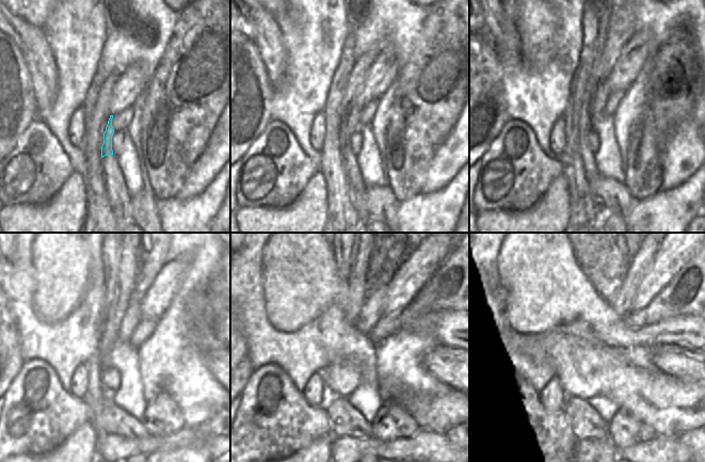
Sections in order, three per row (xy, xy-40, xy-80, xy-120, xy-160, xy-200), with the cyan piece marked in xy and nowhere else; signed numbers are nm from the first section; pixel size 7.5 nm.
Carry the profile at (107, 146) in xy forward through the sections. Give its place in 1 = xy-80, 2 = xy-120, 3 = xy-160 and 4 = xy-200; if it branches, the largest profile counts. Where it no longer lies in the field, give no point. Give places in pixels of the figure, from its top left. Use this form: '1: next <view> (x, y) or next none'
1: next xy-80 (601, 95)
2: next xy-120 (132, 315)
3: next xy-160 (373, 309)
4: next xy-200 (622, 305)

